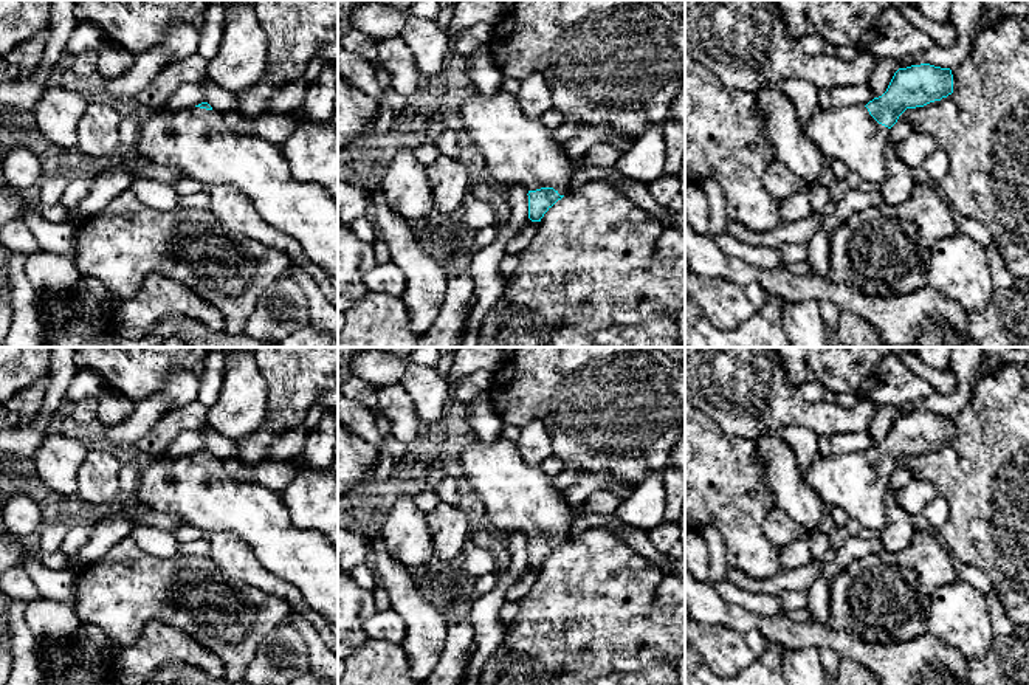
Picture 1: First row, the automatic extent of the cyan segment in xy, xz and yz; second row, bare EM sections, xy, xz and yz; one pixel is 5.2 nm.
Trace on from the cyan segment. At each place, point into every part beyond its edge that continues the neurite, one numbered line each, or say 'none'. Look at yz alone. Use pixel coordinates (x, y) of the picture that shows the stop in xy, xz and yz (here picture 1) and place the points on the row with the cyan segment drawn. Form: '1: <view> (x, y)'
1: yz (850, 134)

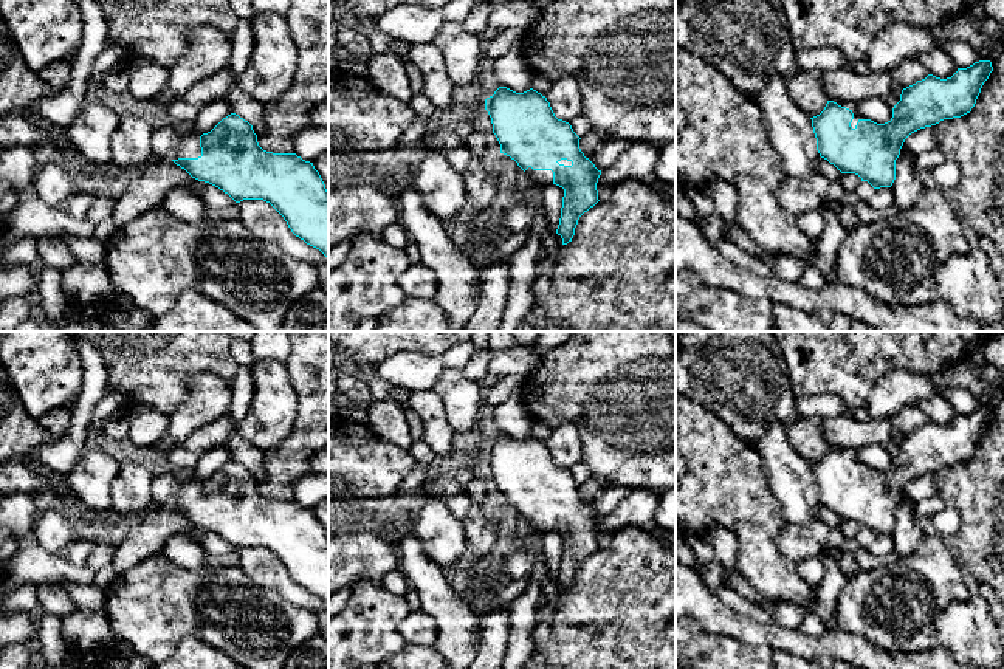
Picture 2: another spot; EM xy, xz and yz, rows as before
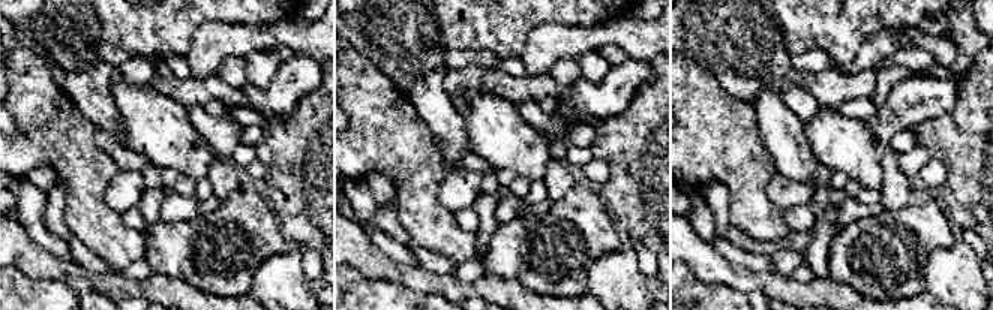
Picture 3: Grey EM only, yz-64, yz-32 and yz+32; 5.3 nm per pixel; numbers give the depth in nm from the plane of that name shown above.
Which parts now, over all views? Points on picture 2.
1: yz (851, 106)

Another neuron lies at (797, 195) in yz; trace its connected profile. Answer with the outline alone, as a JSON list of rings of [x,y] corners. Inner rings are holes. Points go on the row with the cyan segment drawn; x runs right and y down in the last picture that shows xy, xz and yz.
[[[823,175],[810,178],[787,177],[779,187],[778,198],[787,212],[799,215],[823,206],[829,184],[830,180]]]

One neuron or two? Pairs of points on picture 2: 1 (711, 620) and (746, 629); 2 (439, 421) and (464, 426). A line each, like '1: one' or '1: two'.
1: one
2: two

